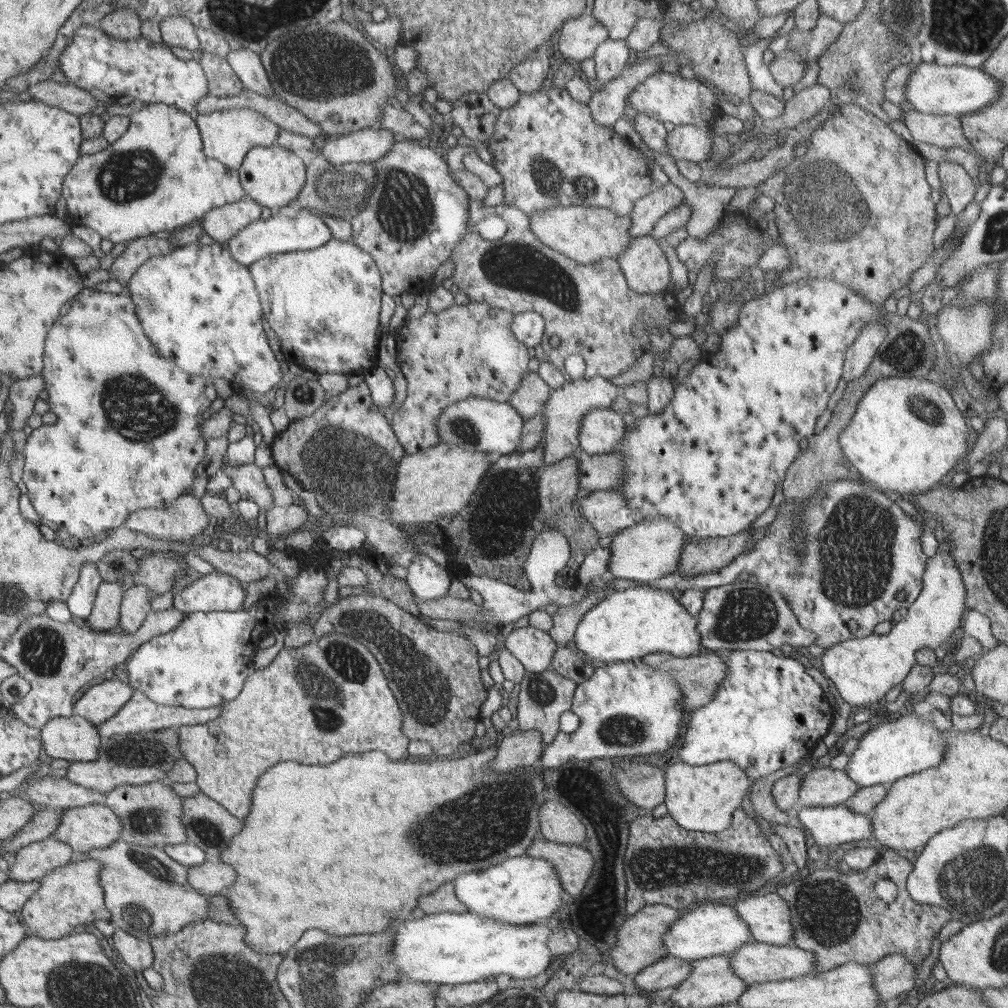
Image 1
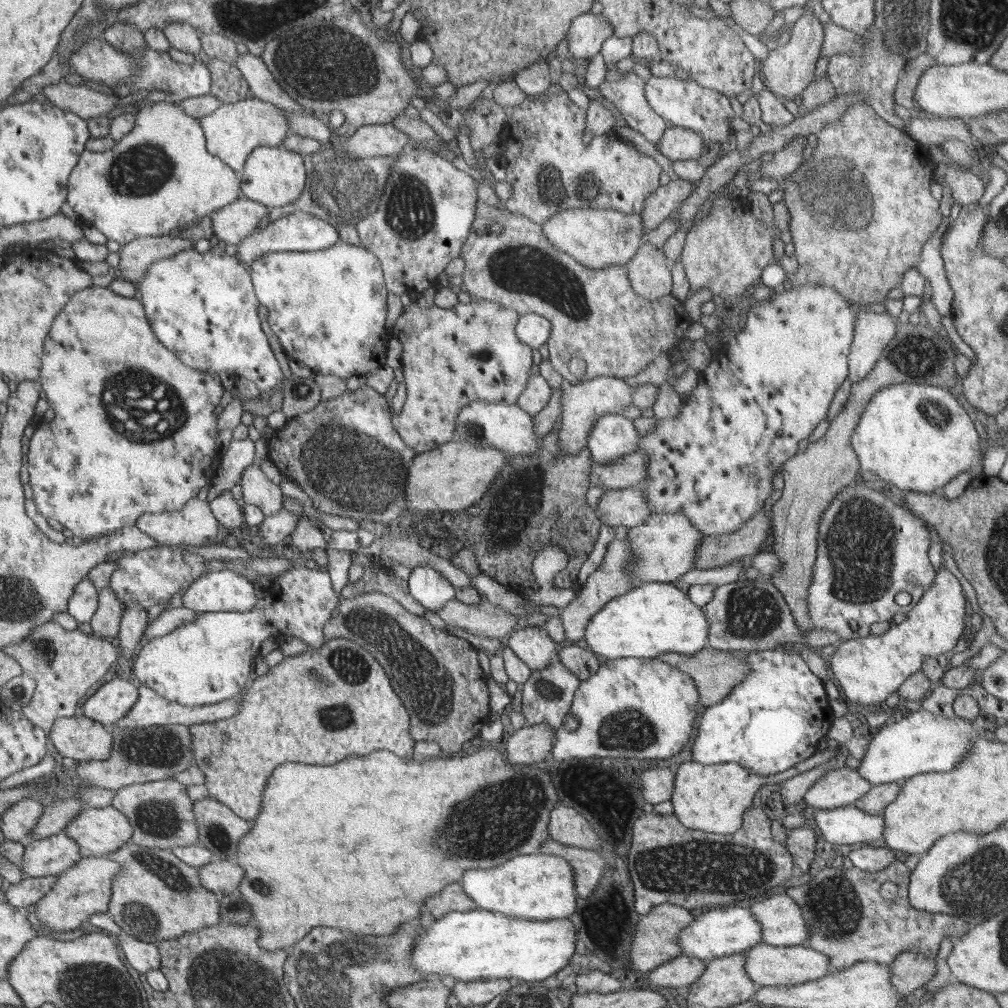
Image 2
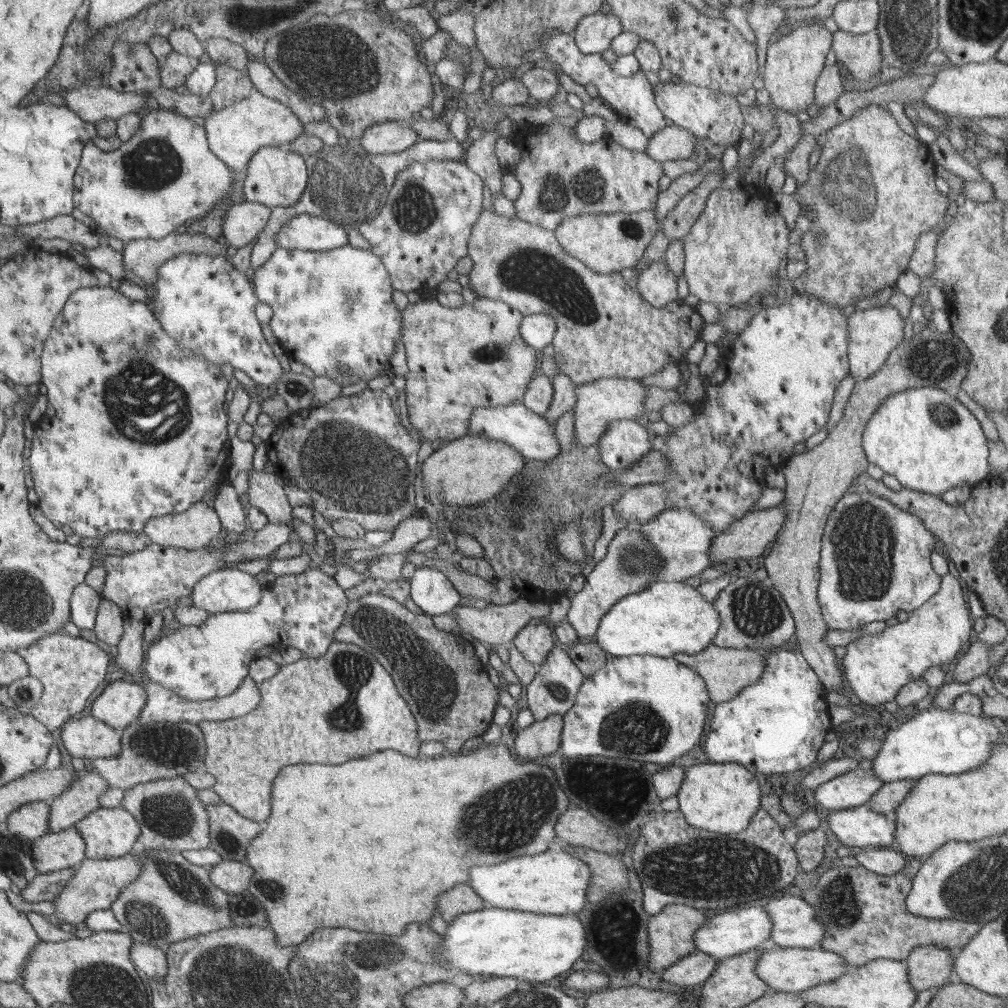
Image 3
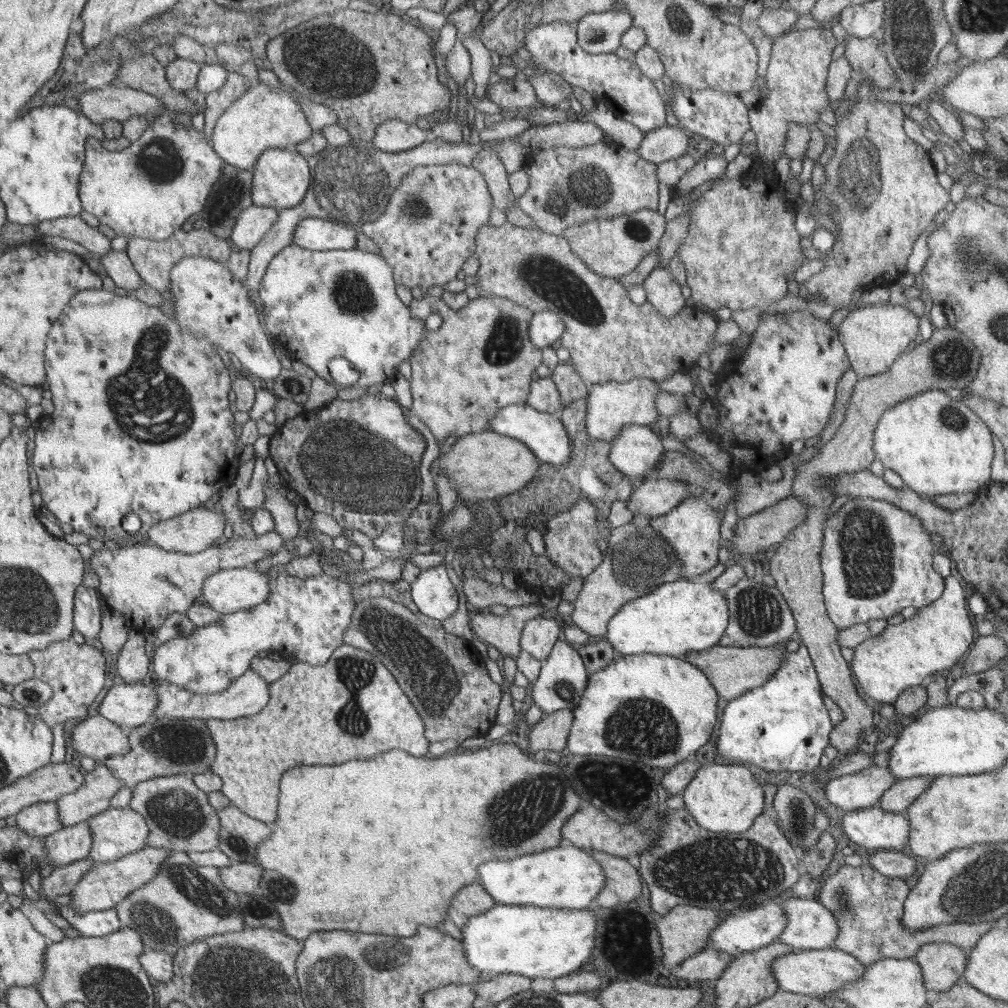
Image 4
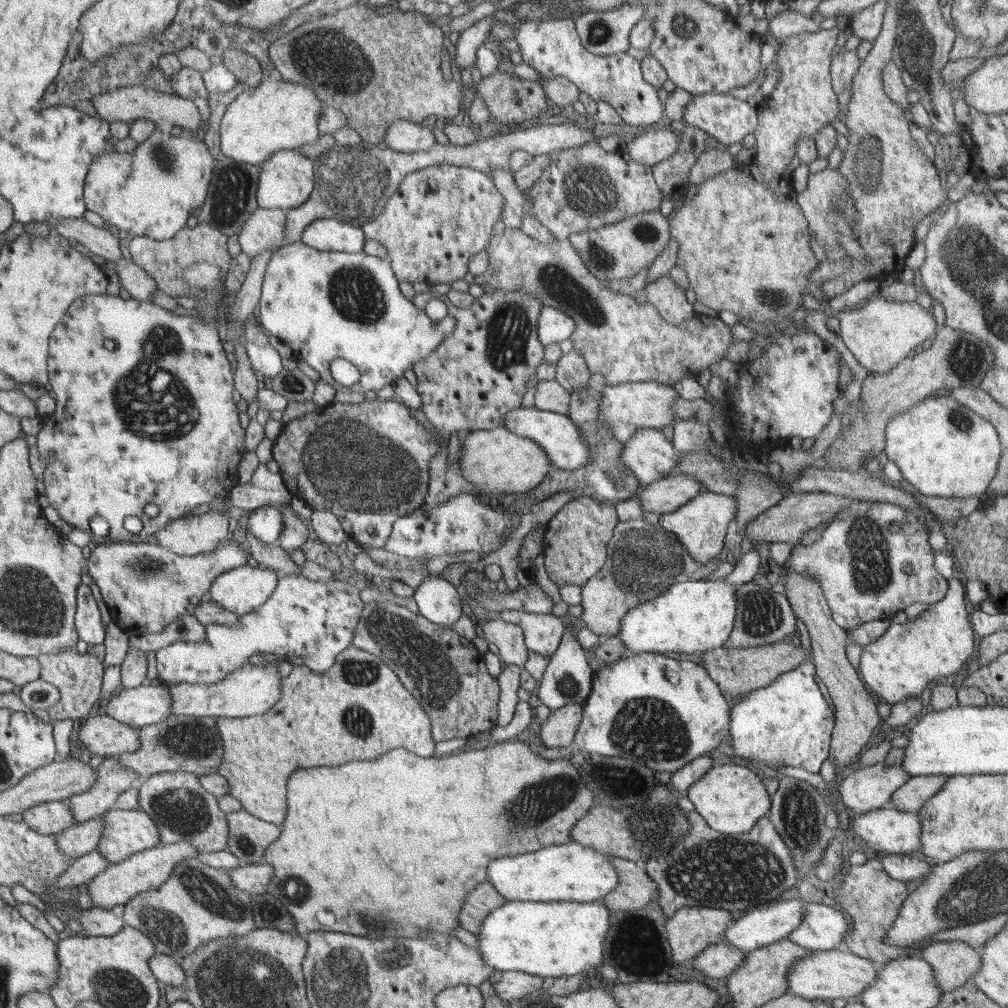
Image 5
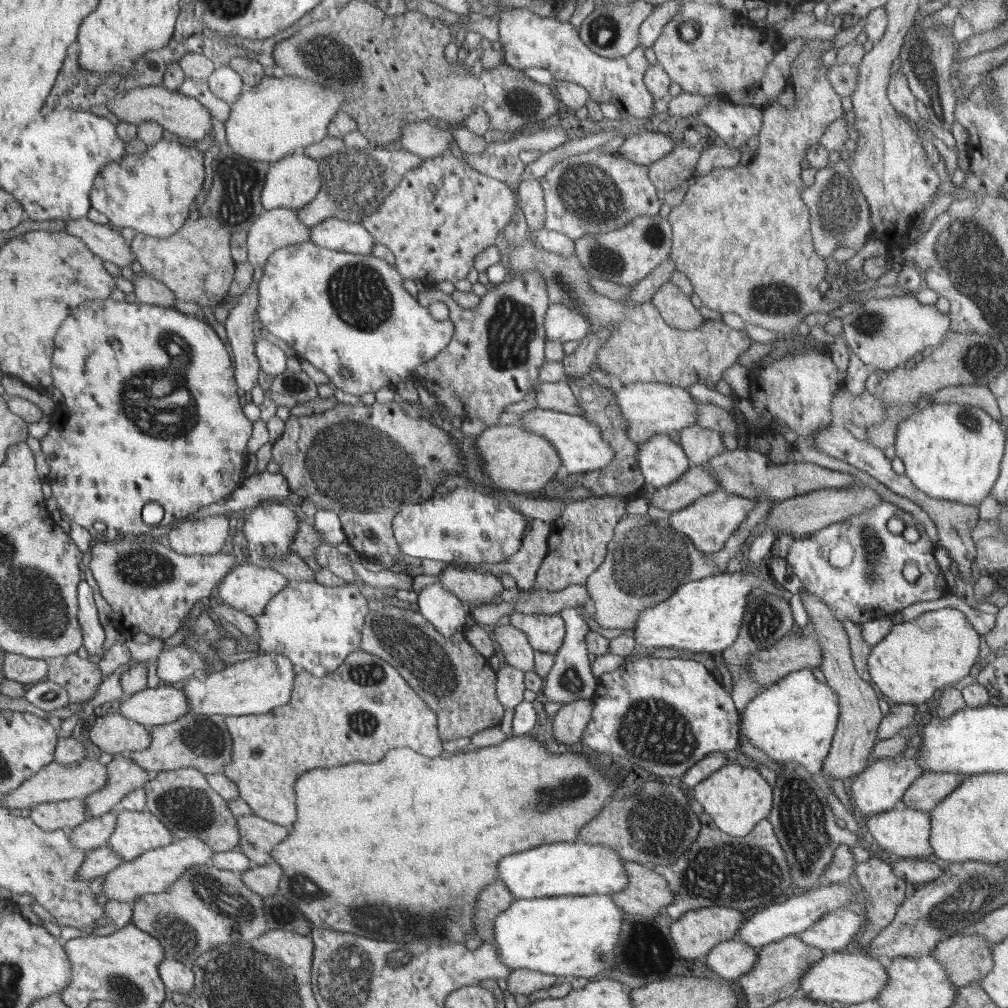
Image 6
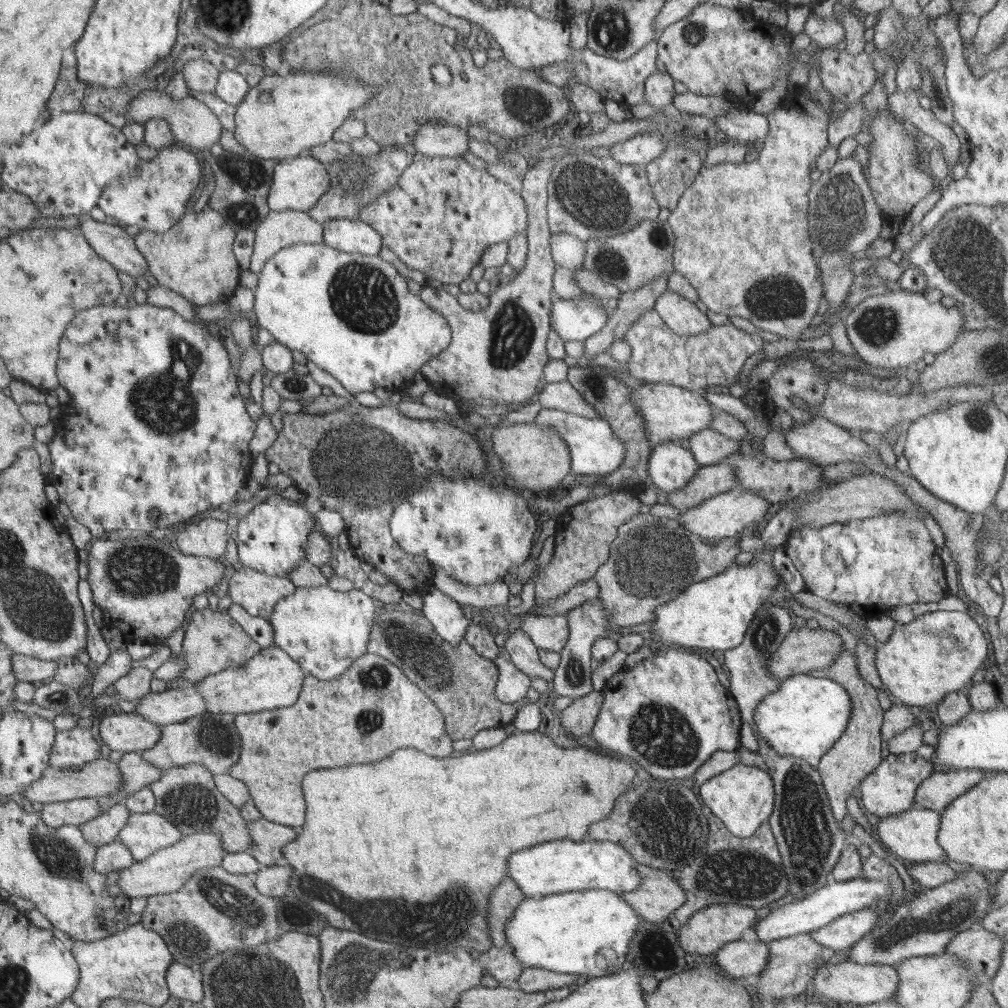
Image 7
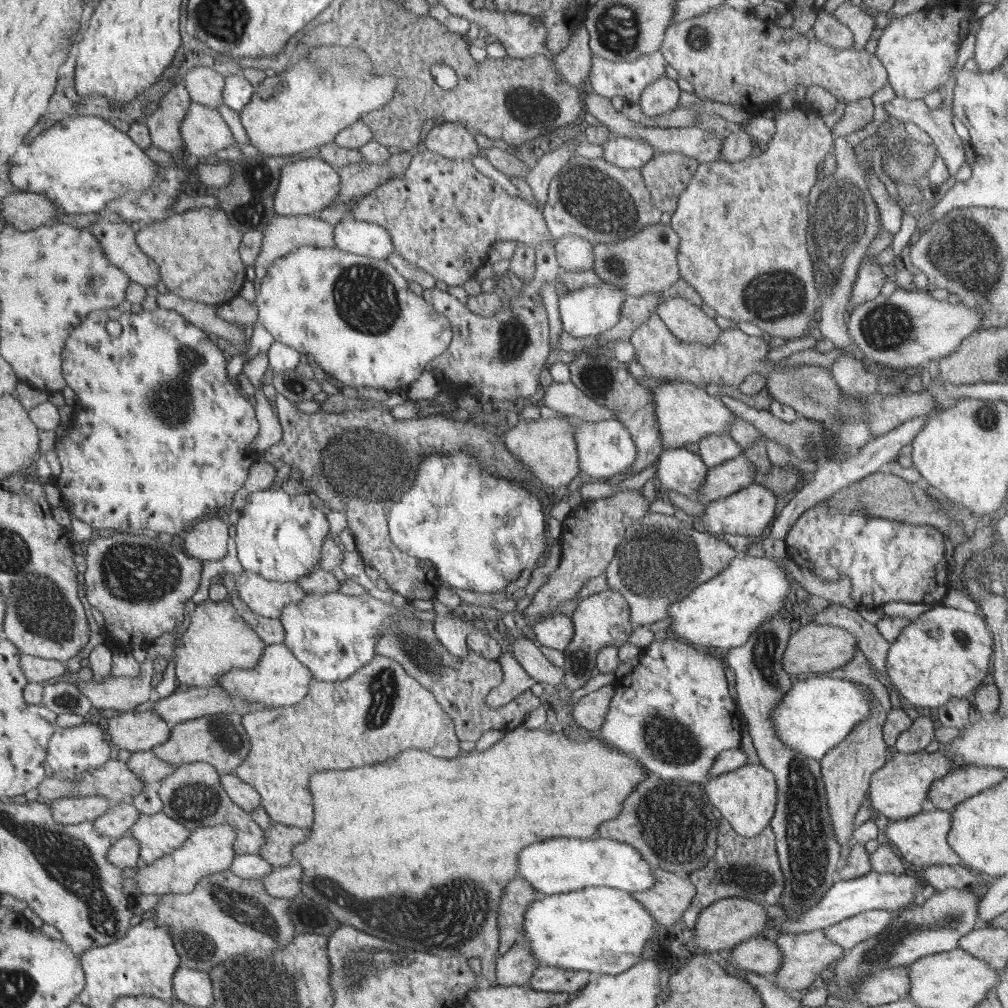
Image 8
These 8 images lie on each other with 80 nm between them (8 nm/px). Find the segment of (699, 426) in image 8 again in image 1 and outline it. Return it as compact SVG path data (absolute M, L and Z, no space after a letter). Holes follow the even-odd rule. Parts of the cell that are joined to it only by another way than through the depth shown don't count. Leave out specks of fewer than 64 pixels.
M593 377L571 380L565 382L562 387L552 390L544 409L540 411L540 416L546 420L545 431L540 445L543 446L542 457L545 458L547 465L556 464L560 459L573 456L574 452L581 446L579 430L581 430L582 419L592 409L611 408L618 395L622 394L622 388L606 378Z

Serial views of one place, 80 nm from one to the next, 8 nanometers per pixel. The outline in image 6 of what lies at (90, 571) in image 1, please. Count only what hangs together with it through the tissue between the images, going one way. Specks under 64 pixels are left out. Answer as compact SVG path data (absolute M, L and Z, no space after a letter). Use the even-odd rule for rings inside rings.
M82 581L77 586L77 601L80 606L78 611L78 623L81 626L82 634L85 634L85 648L89 655L103 656L104 628L100 624L98 610L94 603L92 588Z

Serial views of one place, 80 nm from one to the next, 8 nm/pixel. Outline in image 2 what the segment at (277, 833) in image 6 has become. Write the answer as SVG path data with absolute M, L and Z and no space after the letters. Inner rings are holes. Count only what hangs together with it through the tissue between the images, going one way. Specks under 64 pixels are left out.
M212 797L194 802L193 811L200 831L198 845L212 852L216 860L236 860L238 844L253 830L252 822L242 819L225 803L218 802Z

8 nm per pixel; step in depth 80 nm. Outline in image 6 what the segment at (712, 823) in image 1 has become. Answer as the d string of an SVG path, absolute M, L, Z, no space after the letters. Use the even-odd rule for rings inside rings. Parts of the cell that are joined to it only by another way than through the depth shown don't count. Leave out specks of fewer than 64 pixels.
M737 764L723 766L716 773L692 787L694 798L704 808L704 813L712 818L716 828L730 836L746 836L769 817L773 805L773 787L751 767Z

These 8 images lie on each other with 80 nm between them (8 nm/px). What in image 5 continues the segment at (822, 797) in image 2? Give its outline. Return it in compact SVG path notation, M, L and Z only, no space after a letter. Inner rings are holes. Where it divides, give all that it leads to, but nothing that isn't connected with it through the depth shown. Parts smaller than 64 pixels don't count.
M878 761L858 769L842 782L836 782L840 800L853 814L887 808L891 796L911 778L903 764L887 765Z

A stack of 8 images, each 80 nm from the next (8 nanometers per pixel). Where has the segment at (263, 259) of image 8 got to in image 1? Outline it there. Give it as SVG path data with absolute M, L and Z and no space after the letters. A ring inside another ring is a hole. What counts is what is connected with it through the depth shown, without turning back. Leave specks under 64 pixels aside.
M246 196L240 201L212 209L200 220L206 232L219 243L231 240L245 226L258 221L262 207Z

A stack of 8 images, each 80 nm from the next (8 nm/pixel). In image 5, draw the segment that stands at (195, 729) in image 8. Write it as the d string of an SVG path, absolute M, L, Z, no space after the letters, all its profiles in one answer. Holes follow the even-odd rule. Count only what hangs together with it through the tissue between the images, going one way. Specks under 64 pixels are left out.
M171 715L166 720L158 722L156 724L140 727L138 729L139 737L141 738L141 748L136 752L124 753L118 755L119 763L127 769L132 769L142 780L158 773L171 773L176 771L188 771L196 773L197 775L210 775L219 772L219 766L223 762L223 756L206 756L206 758L192 758L192 756L184 756L184 754L178 754L176 750L168 748L164 736L166 732L184 722L186 715Z

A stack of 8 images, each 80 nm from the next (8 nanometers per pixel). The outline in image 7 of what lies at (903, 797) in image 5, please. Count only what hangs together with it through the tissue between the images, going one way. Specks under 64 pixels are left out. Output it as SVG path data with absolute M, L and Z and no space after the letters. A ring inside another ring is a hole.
M982 769L936 770L919 786L913 808L942 814L953 800L966 794L990 773Z

